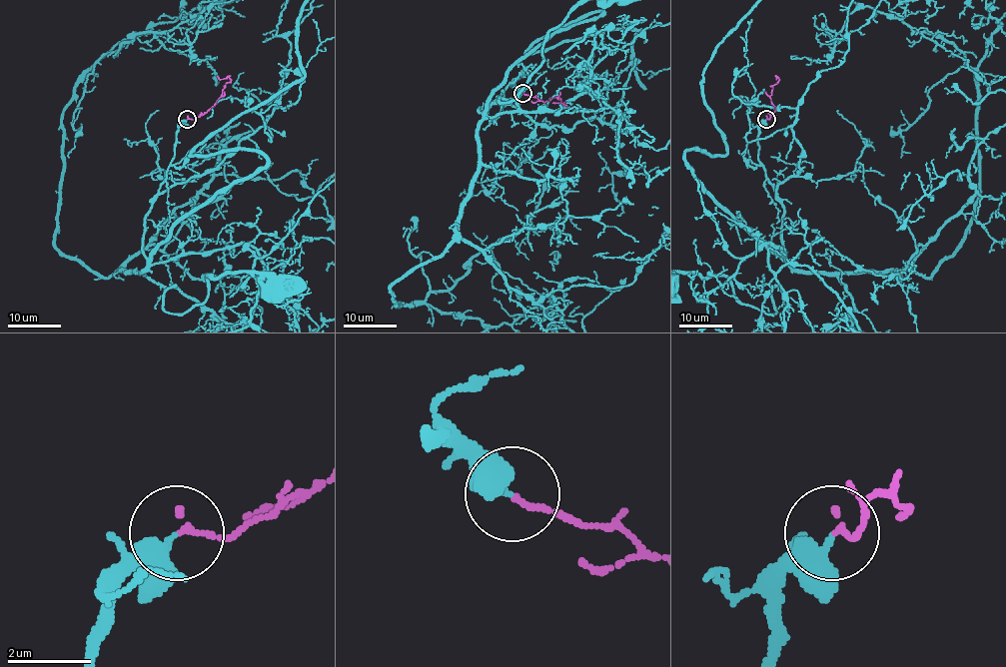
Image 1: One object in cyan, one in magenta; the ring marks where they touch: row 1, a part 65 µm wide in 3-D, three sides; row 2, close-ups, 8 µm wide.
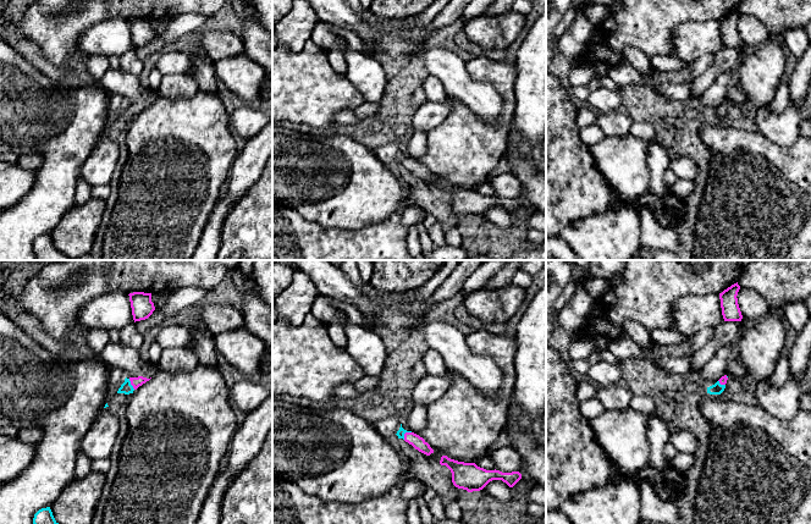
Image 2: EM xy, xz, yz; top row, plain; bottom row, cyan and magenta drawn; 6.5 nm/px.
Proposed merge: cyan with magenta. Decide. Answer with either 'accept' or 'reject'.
accept

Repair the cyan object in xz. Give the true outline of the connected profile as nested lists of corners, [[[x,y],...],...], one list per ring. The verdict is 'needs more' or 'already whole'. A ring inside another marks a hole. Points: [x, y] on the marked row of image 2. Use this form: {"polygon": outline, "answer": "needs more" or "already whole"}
{"polygon": [[[402,428],[397,431],[396,434],[398,436],[398,438],[403,438],[406,442],[408,442],[409,445],[412,445],[415,449],[418,449],[419,452],[430,456],[431,453],[434,453],[434,449],[430,447],[430,445],[419,435],[412,432],[412,431],[407,431]]], "answer": "needs more"}

